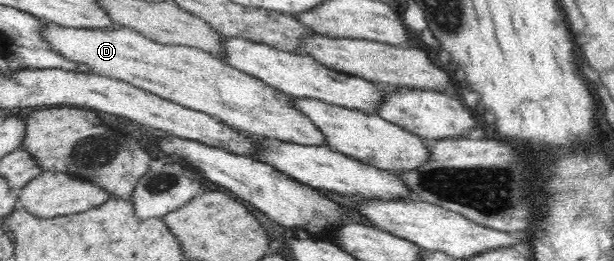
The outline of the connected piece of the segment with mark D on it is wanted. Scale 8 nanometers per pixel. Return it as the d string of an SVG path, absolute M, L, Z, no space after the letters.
M50 24L43 31L43 39L53 47L58 54L75 63L90 65L92 74L102 75L110 79L126 81L146 92L167 101L185 106L186 108L203 111L208 115L219 118L235 130L257 138L277 139L289 141L300 145L324 145L326 138L322 130L306 116L296 110L293 105L293 97L280 92L275 87L264 83L253 75L239 71L226 62L212 56L210 53L189 46L168 46L154 42L140 33L127 29L123 26L115 27L114 30L94 30L80 28L66 28Z

